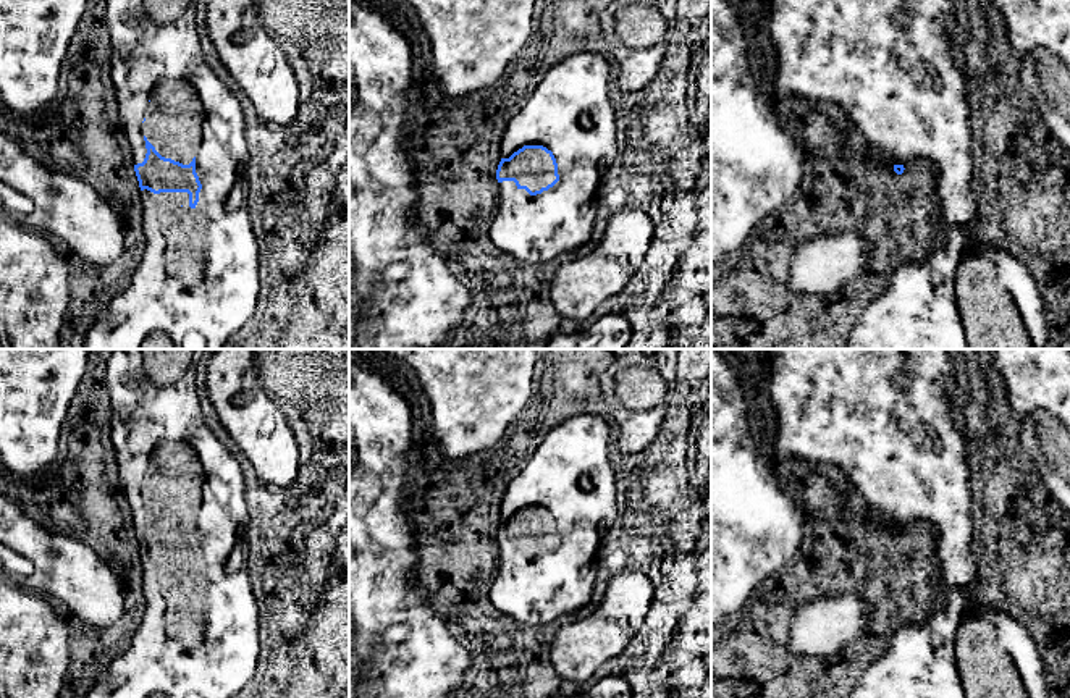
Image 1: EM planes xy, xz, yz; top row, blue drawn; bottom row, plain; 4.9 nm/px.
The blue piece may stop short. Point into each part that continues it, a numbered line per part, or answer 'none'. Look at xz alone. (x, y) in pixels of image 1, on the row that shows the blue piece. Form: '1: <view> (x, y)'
1: xz (569, 112)

